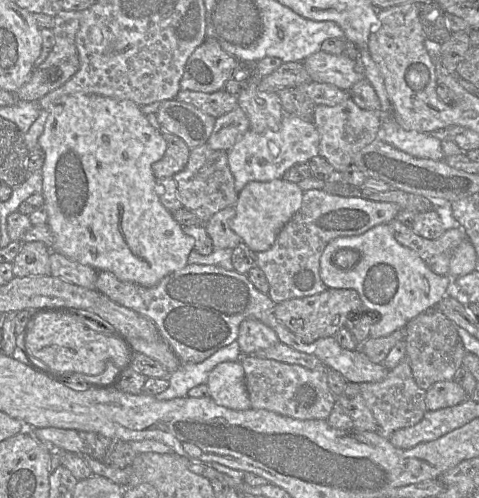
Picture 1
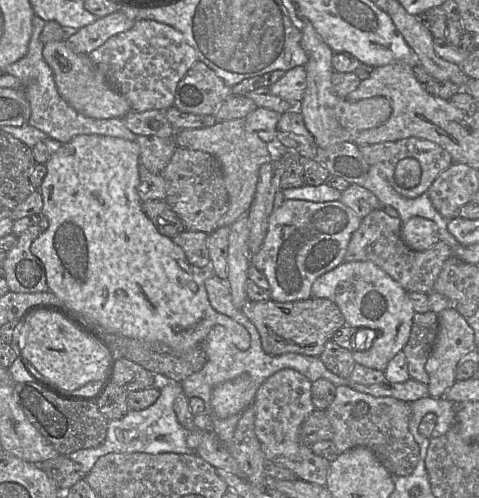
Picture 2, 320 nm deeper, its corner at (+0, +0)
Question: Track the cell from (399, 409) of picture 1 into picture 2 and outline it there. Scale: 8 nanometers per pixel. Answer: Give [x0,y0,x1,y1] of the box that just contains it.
[325,386,420,476]

